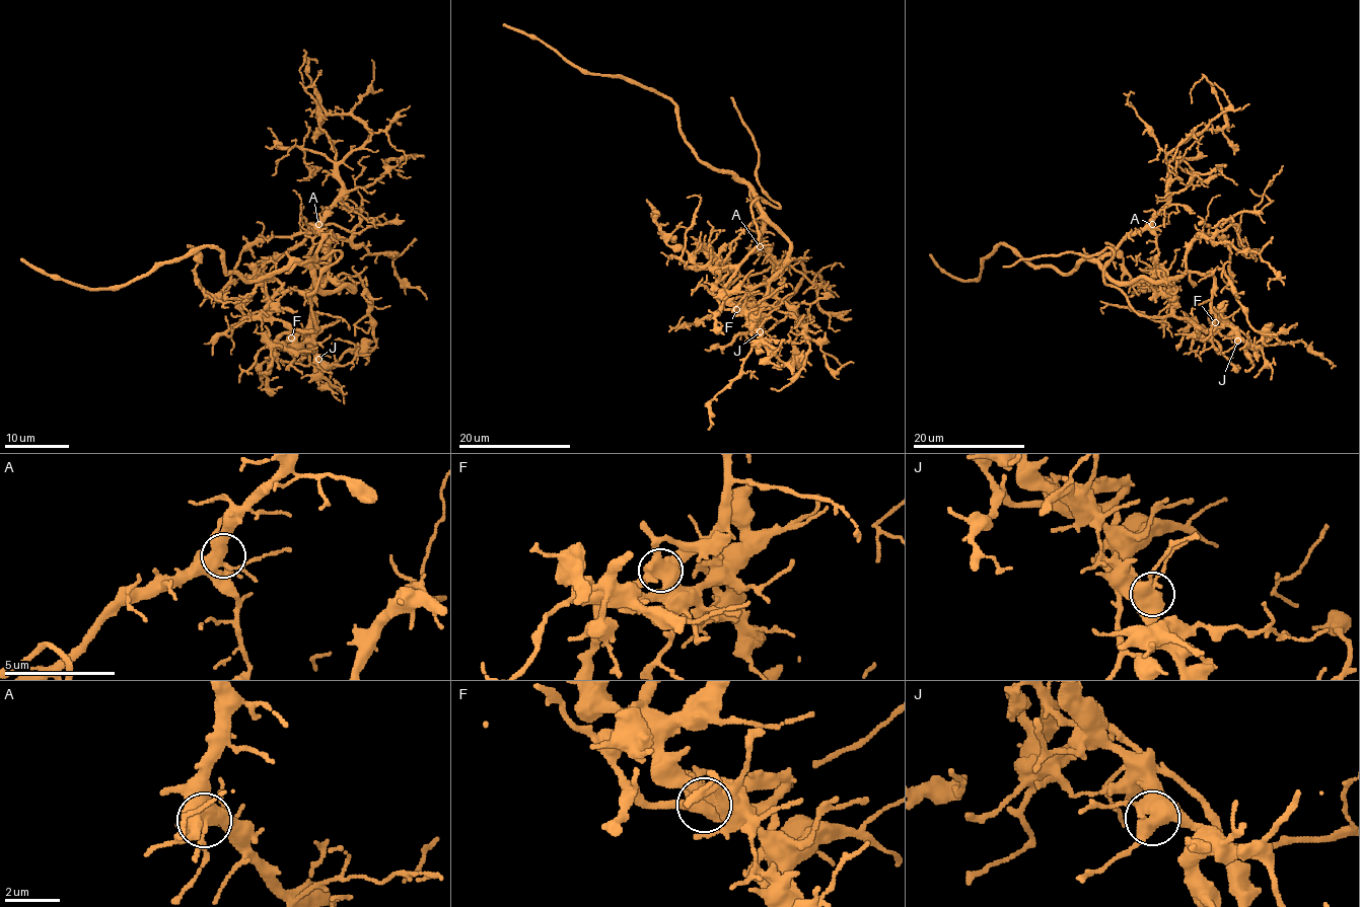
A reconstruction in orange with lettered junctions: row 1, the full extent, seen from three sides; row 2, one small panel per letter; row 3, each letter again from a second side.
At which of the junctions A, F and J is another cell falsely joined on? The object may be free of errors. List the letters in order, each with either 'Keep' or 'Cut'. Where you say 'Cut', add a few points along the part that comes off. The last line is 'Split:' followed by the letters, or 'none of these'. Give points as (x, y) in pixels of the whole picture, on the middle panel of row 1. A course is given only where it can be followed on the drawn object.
A: Keep
F: Cut. Course of the part to remove: (736, 309), (725, 286), (757, 243), (752, 203), (762, 198), (780, 206), (757, 179), (755, 138), (730, 97)
J: Keep
Split: F

